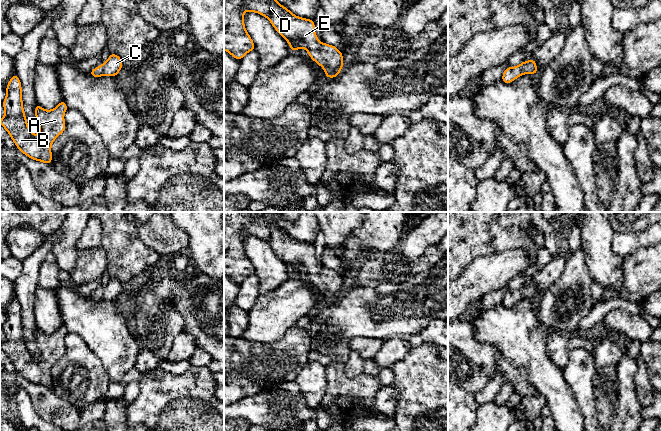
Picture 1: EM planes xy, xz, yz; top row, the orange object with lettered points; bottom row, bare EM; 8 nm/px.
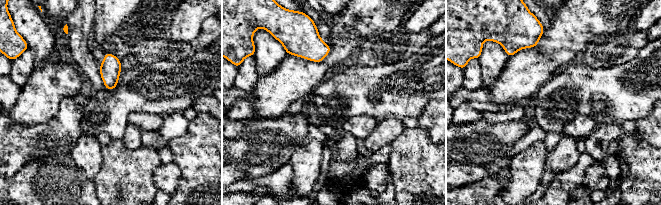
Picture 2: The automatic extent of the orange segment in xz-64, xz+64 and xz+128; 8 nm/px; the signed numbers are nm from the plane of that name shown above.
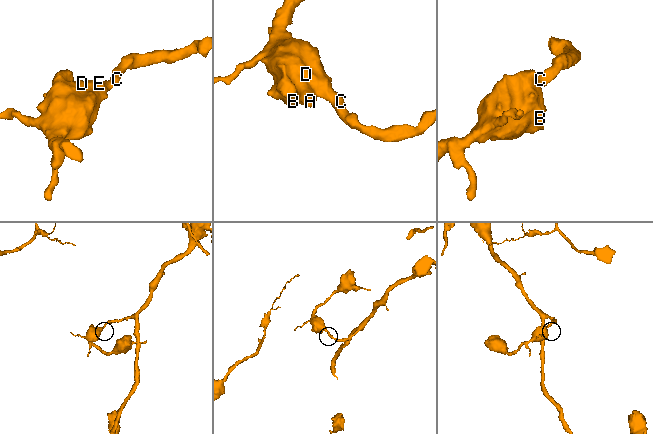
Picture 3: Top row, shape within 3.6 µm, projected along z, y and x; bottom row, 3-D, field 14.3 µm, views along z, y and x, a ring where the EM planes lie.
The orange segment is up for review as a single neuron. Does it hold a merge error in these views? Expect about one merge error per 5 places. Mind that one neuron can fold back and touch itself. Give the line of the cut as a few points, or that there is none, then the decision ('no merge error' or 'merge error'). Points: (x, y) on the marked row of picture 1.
no cut | no merge error

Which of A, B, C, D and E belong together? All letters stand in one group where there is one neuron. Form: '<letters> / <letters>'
A B C D E

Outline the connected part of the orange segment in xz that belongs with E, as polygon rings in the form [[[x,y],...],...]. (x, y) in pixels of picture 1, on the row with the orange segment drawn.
[[[224,0],[224,50],[237,60],[255,50],[244,25],[244,12],[266,17],[274,29],[288,42],[291,51],[304,48],[321,66],[327,78],[335,78],[344,65],[338,47],[320,42],[314,20],[298,17],[277,0]]]

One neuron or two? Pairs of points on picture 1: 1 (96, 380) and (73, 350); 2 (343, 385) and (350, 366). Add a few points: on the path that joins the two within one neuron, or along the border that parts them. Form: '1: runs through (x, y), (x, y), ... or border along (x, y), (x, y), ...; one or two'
1: runs through (89, 373), (87, 367), (78, 357); one
2: border along (343, 363), (347, 376), (357, 376), (363, 371); two

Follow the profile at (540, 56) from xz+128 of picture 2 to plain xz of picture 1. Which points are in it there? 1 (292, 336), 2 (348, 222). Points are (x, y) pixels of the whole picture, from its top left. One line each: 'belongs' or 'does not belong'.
1: does not belong
2: does not belong

